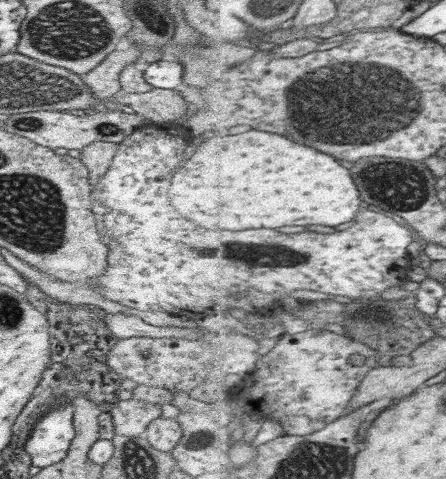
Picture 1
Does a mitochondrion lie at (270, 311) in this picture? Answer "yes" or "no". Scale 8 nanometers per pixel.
no

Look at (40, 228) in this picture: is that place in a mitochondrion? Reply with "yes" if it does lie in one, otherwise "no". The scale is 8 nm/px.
yes

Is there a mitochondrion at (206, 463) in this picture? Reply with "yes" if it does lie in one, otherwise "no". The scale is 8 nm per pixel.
no

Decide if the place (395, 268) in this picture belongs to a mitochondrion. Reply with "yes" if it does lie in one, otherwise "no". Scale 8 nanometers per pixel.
no

